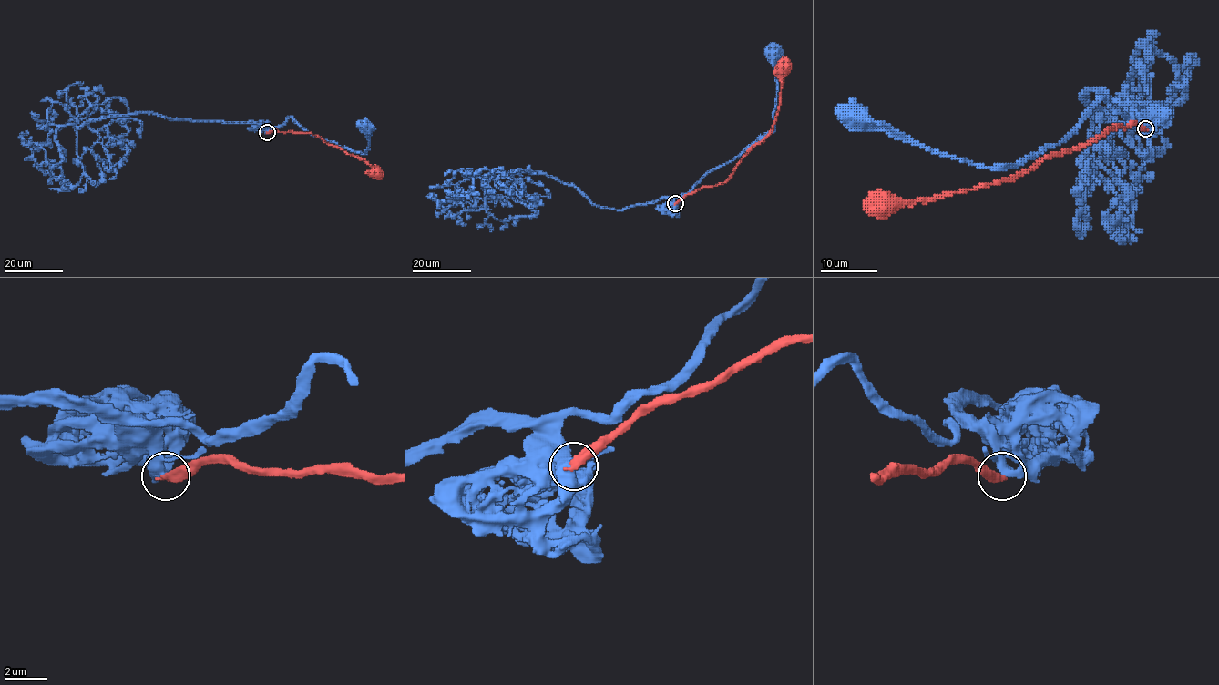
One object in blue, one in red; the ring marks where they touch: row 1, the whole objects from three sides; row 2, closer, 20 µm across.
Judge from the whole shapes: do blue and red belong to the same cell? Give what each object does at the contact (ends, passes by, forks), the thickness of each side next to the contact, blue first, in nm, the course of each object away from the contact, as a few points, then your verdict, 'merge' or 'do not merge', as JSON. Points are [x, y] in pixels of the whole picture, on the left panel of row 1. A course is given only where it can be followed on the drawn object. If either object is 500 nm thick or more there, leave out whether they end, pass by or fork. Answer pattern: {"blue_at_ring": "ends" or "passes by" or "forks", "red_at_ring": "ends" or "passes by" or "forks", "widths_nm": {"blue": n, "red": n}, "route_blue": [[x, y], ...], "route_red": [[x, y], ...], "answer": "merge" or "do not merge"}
{"blue_at_ring": "forks", "red_at_ring": "ends", "widths_nm": {"blue": 360, "red": 440}, "route_blue": [[267, 132], [265, 126], [279, 127], [291, 117], [310, 133], [339, 147], [365, 153], [365, 128]], "route_red": [[267, 132], [309, 132], [318, 135], [330, 144], [353, 155], [372, 167], [373, 176], [375, 173]], "answer": "do not merge"}

